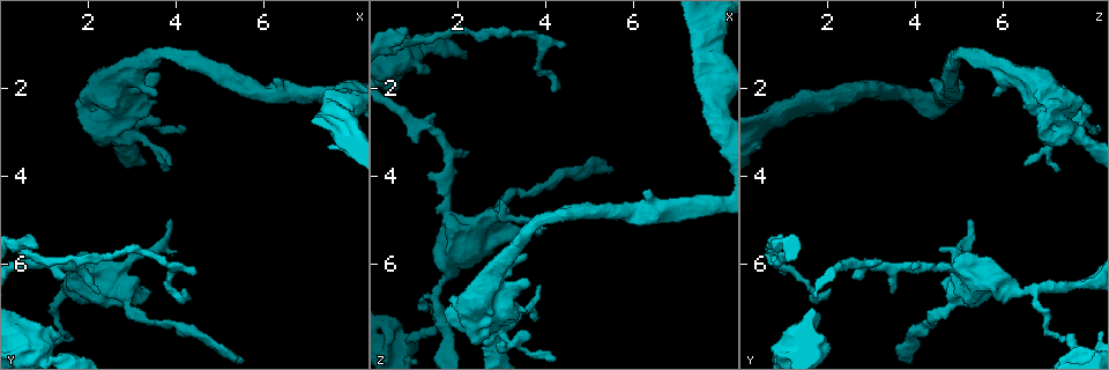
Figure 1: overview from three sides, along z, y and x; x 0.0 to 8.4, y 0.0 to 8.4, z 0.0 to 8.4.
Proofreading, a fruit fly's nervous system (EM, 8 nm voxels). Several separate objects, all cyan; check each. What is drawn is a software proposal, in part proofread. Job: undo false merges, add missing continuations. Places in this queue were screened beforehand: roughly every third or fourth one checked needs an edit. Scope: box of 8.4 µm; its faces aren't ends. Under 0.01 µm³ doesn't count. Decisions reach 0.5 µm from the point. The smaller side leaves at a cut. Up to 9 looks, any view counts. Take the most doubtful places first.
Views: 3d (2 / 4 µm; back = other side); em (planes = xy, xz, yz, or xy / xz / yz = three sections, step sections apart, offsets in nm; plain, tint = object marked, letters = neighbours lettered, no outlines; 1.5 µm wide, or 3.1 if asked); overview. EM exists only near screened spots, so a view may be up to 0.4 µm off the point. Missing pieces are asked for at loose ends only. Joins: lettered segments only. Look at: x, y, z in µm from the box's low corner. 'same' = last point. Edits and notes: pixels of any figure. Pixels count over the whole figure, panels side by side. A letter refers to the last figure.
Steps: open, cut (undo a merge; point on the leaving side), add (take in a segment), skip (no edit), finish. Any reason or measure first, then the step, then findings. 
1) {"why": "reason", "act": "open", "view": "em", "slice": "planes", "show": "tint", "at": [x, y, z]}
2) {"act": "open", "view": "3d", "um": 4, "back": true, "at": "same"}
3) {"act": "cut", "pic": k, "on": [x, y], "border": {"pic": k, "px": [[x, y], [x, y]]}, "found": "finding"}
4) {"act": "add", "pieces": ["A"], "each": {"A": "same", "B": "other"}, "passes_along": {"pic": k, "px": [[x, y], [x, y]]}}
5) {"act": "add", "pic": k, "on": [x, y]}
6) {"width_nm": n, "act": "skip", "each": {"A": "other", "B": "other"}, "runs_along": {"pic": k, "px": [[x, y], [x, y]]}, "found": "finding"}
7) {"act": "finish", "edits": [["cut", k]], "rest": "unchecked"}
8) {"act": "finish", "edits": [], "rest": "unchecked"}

{"why": "thick turns thin", "act": "open", "view": "em", "slice": "xy", "step": 4, "show": "tint", "at": [1.50, 6.60, 6.60]}

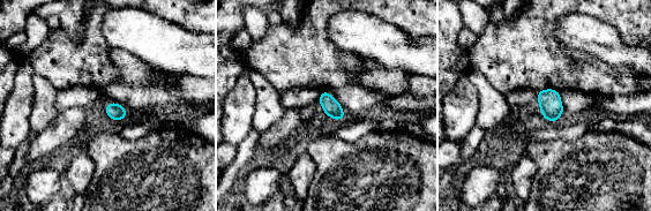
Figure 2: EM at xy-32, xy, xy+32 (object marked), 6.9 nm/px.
{"act": "open", "view": "em", "slice": "yz", "step": 8, "show": "tint", "at": "same"}

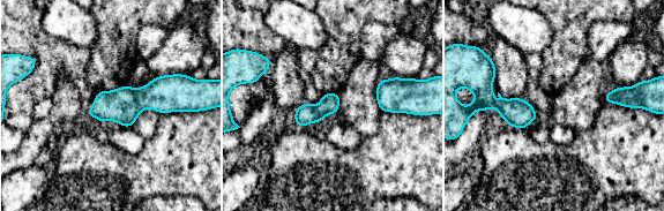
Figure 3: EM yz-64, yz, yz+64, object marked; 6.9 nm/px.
{"why": "what lies round it", "act": "open", "view": "em", "slice": "yz", "step": 8, "show": "letters", "at": "same"}

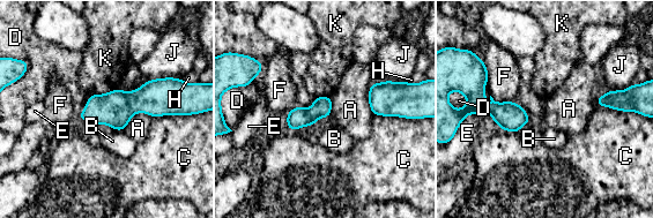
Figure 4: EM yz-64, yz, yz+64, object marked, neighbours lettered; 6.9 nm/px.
{"act": "skip", "each": {"A": "other", "B": "other", "C": "other", "D": "other", "E": "other", "F": "other", "H": "other", "J": "other", "K": "other"}, "found": "one neuron here"}

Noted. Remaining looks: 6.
{"why": "free end", "act": "open", "view": "em", "um": 3.1, "slice": "xy", "step": 16, "show": "letters", "at": [2.15, 3.25, 7.00]}

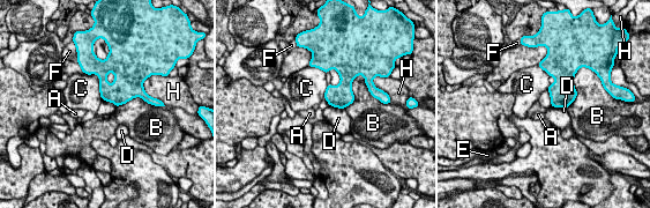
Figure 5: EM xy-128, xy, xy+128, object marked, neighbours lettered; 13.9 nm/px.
{"longest_contact_nm": ["C", 500], "act": "skip", "each": {"A": "other", "B": "other", "C": "other", "D": "other", "E": "other", "F": "other", "H": "other"}, "border": {"pic": 5, "px": [[82, 71], [98, 78], [103, 99]]}, "found": "no lettered segment goes on from it"}

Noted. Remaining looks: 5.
{"why": "stops while still wide", "act": "open", "view": "3d", "um": 4, "at": [1.35, 7.70, 1.60]}

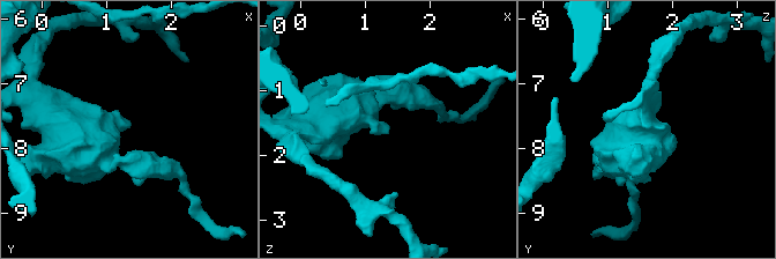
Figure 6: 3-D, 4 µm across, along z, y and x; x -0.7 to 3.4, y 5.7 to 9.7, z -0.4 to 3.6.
{"act": "open", "view": "em", "slice": "planes", "show": "letters", "at": [1.40, 7.65, 1.55]}

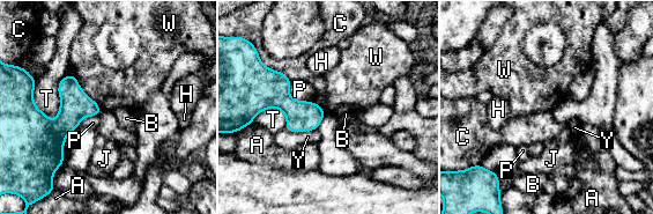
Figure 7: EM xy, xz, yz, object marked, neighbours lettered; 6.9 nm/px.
{"act": "skip", "each": {"A": "other", "B": "other", "C": "other", "H": "other", "J": "other", "P": "other", "T": "other", "W": "other", "Y": "other"}, "border": {"pic": 7, "px": [[264, 64], [281, 71], [291, 80]]}, "found": "none of them fits"}

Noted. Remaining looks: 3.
{"why": "thin end", "act": "open", "view": "em", "slice": "xz", "step": 8, "show": "letters", "at": [4.45, 6.25, 0.95]}

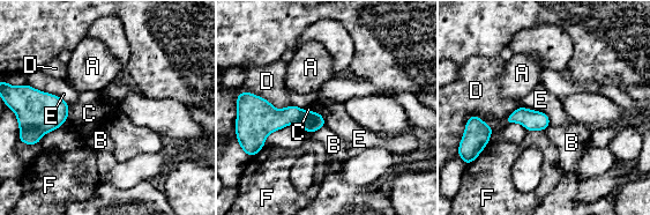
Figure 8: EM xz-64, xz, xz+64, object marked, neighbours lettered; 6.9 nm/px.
{"why": "another direction", "act": "open", "view": "em", "slice": "planes", "show": "letters", "at": "same"}

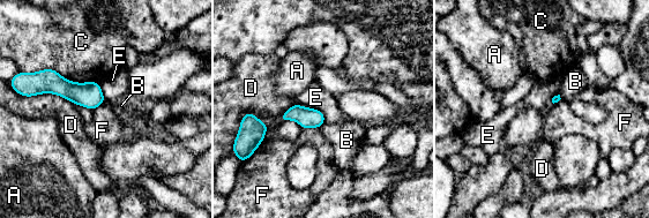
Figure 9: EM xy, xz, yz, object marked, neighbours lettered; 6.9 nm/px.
{"act": "skip", "each": {"A": "other", "B": "other", "C": "other", "D": "other", "E": "other", "F": "other"}, "found": "none of them fits"}

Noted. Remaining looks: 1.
{"act": "finish", "edits": [], "rest": "unchecked"}

